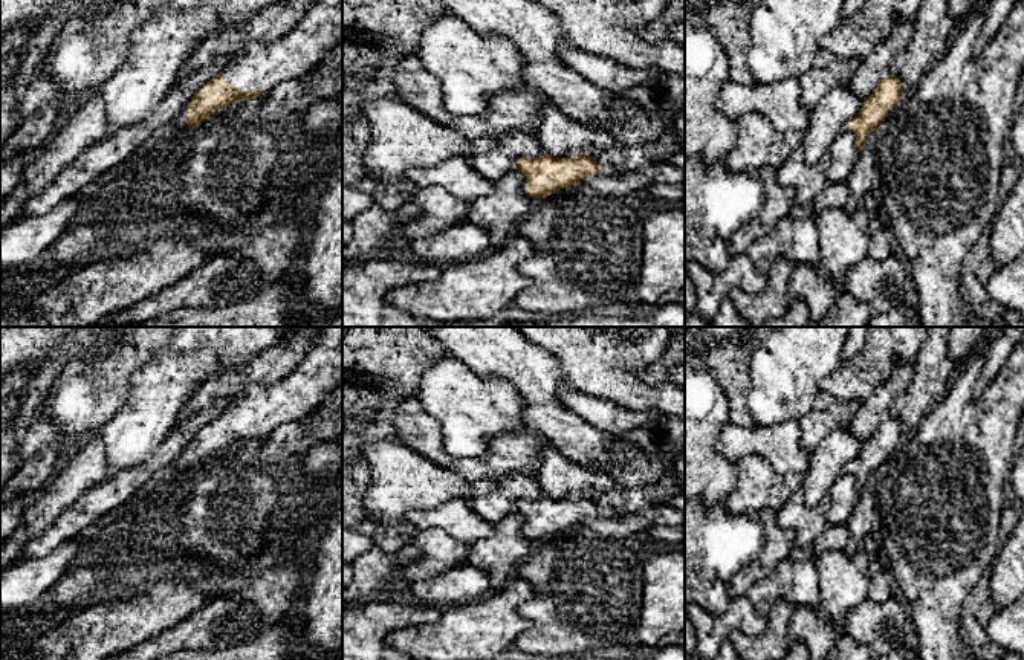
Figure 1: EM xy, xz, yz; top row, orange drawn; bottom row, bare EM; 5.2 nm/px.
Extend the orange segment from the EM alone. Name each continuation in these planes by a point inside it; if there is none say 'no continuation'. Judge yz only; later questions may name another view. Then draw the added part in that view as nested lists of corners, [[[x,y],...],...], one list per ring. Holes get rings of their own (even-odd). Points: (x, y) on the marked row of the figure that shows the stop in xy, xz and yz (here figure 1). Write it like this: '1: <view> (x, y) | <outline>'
no continuation

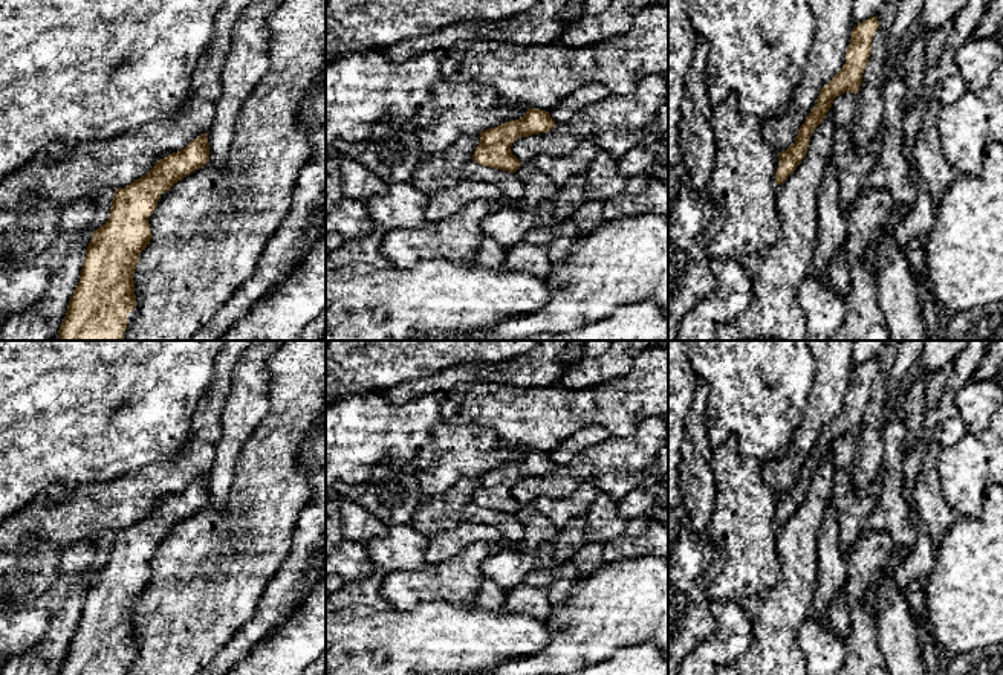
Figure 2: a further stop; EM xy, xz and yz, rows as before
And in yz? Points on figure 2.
no continuation

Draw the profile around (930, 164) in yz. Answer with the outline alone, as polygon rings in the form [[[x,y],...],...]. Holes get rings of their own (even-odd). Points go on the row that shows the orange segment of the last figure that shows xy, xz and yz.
[[[931,101],[914,140],[914,170],[919,179],[927,183],[934,209],[959,176],[940,150],[940,139],[934,125],[942,107],[940,101]]]

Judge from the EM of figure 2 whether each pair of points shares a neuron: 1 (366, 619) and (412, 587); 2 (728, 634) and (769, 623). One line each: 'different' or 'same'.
1: different
2: different

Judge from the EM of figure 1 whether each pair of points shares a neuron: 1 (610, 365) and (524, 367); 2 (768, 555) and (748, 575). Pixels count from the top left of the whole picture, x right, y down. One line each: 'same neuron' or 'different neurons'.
1: different neurons
2: same neuron

